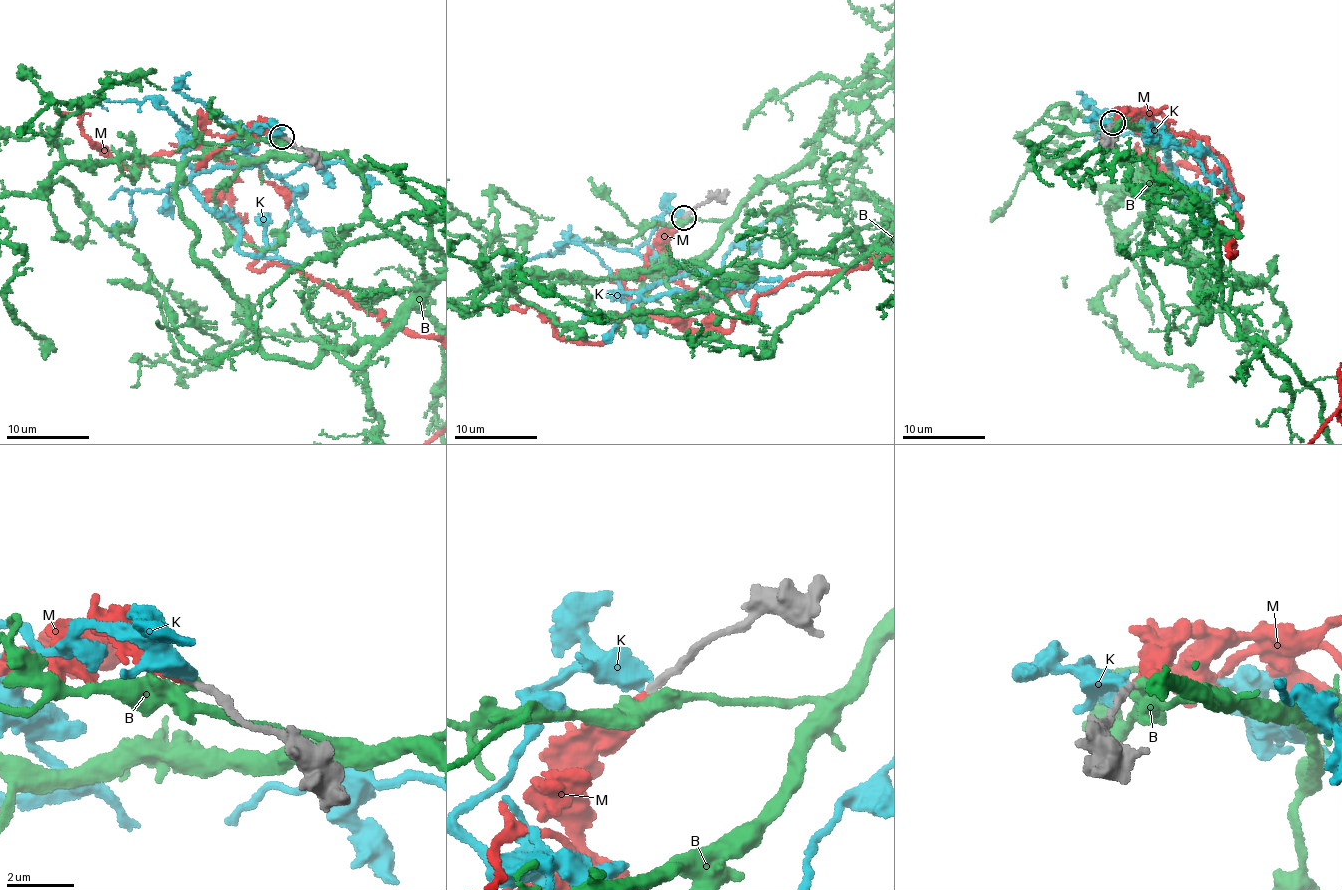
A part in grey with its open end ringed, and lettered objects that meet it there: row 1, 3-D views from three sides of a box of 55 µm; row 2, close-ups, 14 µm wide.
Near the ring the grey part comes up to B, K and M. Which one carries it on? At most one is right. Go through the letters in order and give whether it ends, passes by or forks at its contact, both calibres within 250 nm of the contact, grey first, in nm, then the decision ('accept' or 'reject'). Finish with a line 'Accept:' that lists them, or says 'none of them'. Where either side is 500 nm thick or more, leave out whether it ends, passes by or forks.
B: it forks; calibres 240 and 280 nm; reject
K: calibres 260 and 500 nm; reject
M: it ends; calibres 240 and 360 nm; accept
Accept: M

